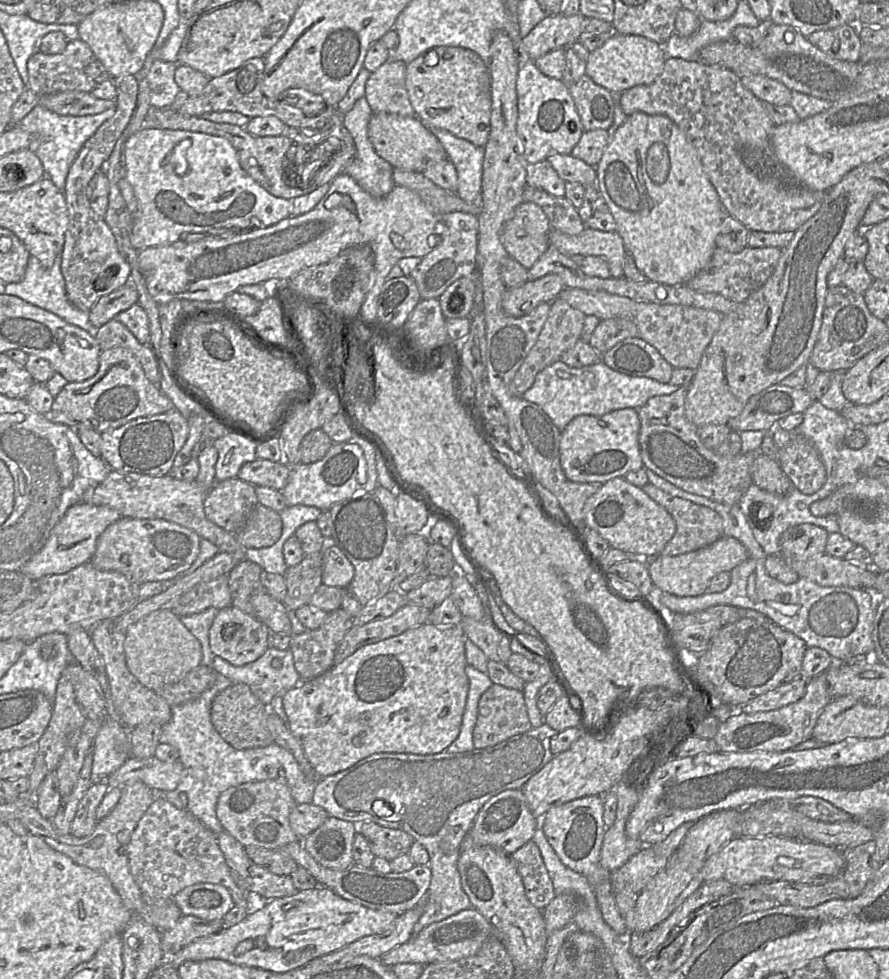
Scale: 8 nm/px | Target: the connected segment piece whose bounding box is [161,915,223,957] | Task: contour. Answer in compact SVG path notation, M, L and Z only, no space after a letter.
M183 915L171 929L161 932L161 949L167 957L191 942L214 934L222 928L223 919L210 921L192 915Z

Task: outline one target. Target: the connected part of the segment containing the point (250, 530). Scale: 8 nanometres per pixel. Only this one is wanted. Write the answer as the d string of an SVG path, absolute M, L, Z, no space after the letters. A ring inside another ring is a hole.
M258 503L235 536L244 548L264 548L275 544L281 533L280 514Z

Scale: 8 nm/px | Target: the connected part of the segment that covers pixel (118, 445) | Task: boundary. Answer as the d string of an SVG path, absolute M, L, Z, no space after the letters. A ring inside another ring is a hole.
M175 408L162 414L132 420L101 433L101 458L115 471L149 476L172 472L174 459L189 435L188 420Z

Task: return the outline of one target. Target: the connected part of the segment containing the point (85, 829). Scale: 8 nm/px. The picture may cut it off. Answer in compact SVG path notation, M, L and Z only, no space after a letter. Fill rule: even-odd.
M108 782L92 784L80 800L75 817L71 823L69 833L77 838L90 835L95 829L98 820L96 809L101 803L111 785Z

